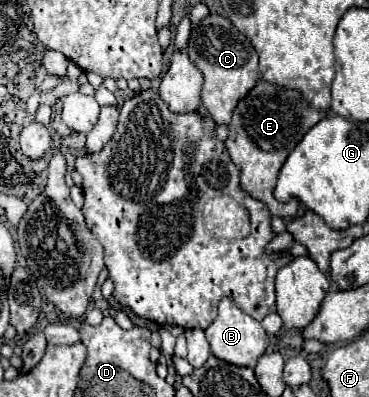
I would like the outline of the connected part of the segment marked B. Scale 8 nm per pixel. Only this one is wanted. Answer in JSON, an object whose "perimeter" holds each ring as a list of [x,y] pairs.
{"perimeter":[[[223,298],[219,302],[219,314],[217,314],[215,322],[205,330],[205,338],[211,346],[213,356],[217,356],[229,364],[235,364],[235,366],[253,368],[267,350],[267,334],[261,328],[261,324],[255,318],[251,318],[249,314],[245,314],[243,310],[239,310],[231,298]]]}

